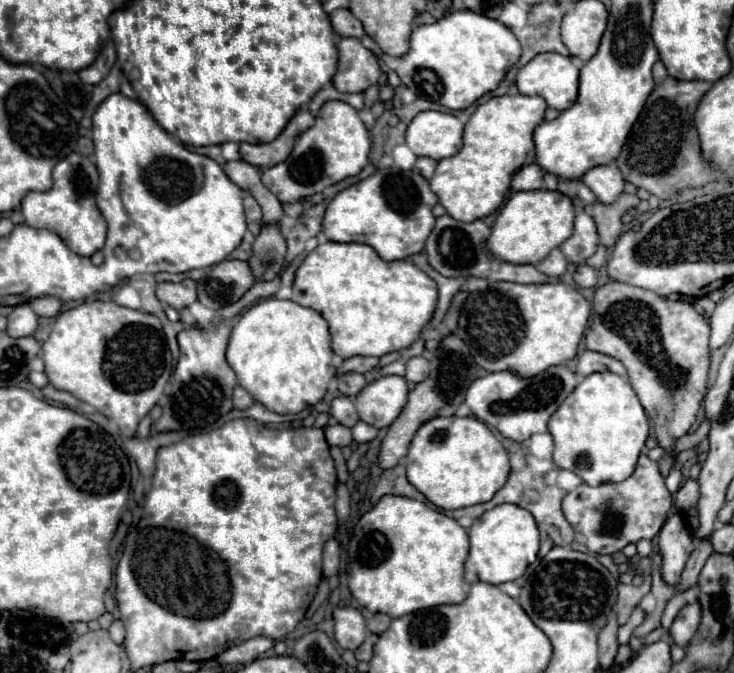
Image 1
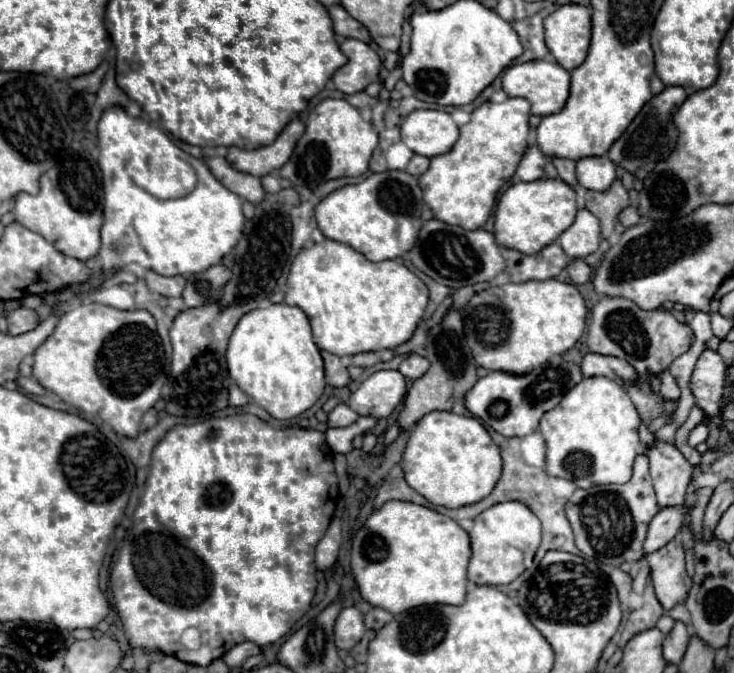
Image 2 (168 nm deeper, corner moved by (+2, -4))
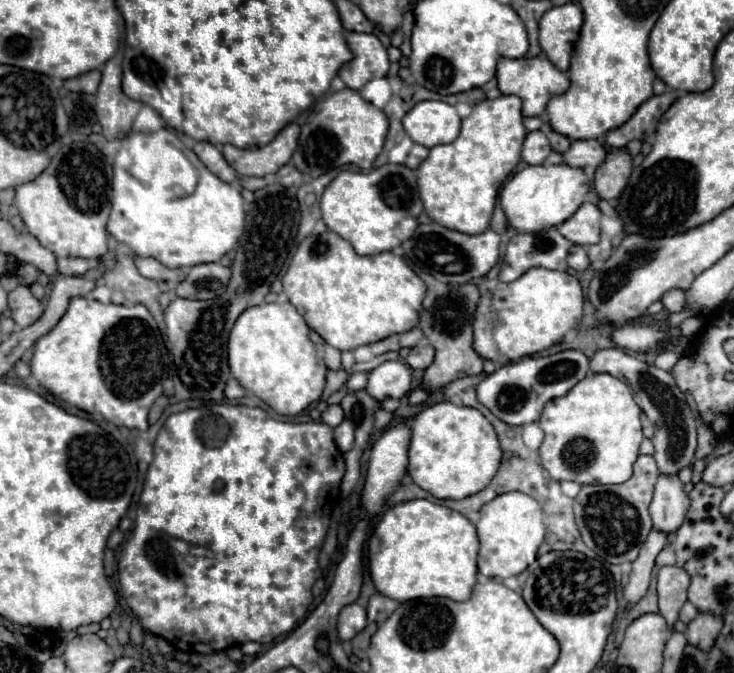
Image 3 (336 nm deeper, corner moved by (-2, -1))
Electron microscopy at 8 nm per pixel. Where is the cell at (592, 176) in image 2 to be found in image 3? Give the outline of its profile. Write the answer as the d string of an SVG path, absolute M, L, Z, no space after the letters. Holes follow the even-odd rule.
M594 138L572 140L570 148L564 152L564 162L574 168L586 168L586 166L596 168L600 166L600 162L604 162L604 158L606 158L606 150Z

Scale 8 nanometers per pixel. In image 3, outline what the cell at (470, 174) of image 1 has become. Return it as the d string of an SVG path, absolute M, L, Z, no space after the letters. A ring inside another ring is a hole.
M498 96L478 102L472 114L462 120L460 136L450 144L430 148L428 158L416 168L420 200L428 218L456 232L482 234L490 224L502 182L520 162L524 136L520 98Z

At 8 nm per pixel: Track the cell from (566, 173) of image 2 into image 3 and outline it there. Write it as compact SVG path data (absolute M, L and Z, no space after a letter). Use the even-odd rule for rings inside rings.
M544 120L544 124L542 124L542 130L544 130L544 134L548 136L552 150L556 150L556 152L560 152L560 154L564 154L564 150L568 150L568 146L570 146L570 140L568 140L568 136L554 132L554 130L552 130L552 126L548 124L548 120Z

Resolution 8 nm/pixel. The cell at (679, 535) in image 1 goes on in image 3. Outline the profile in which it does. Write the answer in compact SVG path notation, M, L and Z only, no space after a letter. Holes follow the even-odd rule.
M662 566L658 572L658 608L660 614L666 618L670 630L674 630L678 612L686 602L688 582L688 574L678 566Z

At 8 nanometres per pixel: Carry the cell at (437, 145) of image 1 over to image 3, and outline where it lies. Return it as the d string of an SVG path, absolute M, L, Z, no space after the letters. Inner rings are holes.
M438 100L418 102L402 118L406 134L416 144L426 148L454 142L456 134L460 132L460 122L462 118L458 116L456 108Z

